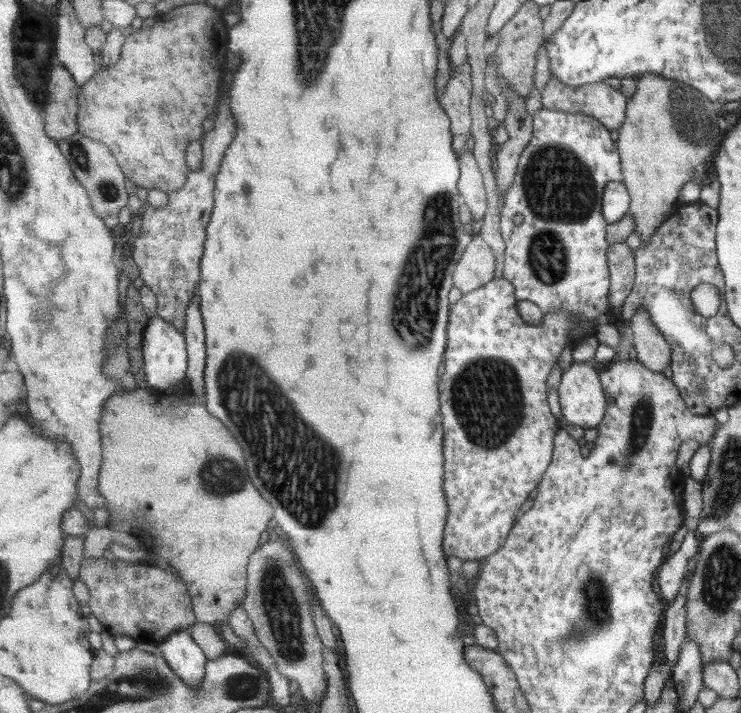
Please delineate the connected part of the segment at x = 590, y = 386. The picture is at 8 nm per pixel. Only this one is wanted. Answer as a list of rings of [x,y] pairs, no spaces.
[[[572,361],[569,368],[562,371],[558,384],[558,404],[566,423],[583,429],[598,426],[605,411],[605,396],[603,396],[598,374],[591,363]]]

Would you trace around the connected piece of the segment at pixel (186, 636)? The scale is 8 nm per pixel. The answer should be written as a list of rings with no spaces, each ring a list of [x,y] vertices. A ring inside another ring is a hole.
[[[179,629],[157,644],[170,667],[190,686],[202,686],[208,656],[187,629]]]

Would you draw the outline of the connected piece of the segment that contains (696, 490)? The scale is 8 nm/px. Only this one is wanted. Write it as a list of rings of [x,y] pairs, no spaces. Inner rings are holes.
[[[691,477],[683,479],[680,495],[685,516],[682,526],[671,536],[668,555],[675,553],[677,548],[681,546],[681,542],[683,542],[683,537],[687,531],[696,530],[698,515],[702,508],[701,489],[701,483],[695,482]]]

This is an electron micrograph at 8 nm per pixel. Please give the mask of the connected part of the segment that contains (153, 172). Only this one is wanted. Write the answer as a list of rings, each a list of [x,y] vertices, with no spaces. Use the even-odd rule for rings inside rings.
[[[206,3],[179,6],[171,12],[159,14],[151,27],[133,31],[126,38],[118,62],[98,69],[94,78],[81,86],[78,130],[106,144],[116,156],[126,178],[136,187],[148,191],[158,188],[169,193],[185,186],[192,171],[185,156],[187,148],[193,140],[203,138],[203,122],[215,114],[219,84],[227,64],[228,29],[223,10]]]

